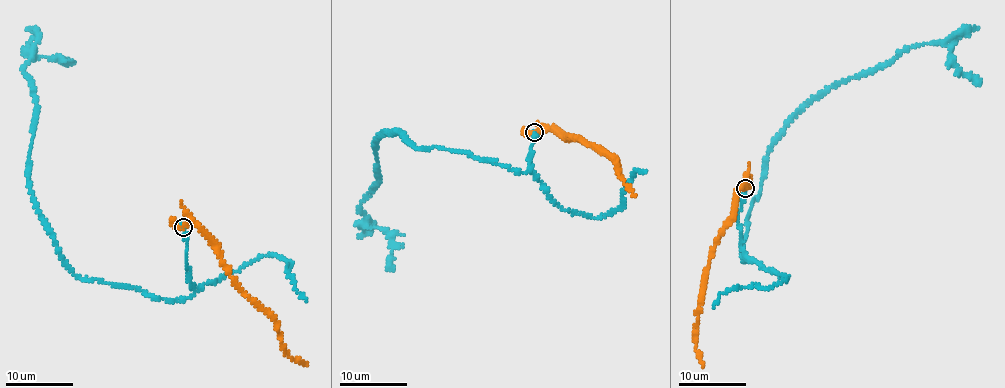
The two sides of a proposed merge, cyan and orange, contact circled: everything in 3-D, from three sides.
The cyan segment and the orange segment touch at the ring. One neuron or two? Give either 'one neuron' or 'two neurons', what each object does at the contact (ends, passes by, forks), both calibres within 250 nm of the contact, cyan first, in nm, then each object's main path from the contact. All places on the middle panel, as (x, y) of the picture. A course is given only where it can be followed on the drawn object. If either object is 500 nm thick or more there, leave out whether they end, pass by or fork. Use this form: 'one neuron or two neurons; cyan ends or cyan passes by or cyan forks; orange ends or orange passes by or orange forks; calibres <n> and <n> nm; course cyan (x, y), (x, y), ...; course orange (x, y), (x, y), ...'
two neurons; cyan ends; orange passes by; calibres 280 and 320 nm; course cyan (534, 132), (523, 174), (418, 148), (397, 130), (376, 138), (379, 183), (361, 213), (388, 236), (388, 269); course orange (534, 132), (550, 129), (563, 138), (580, 139), (598, 148), (616, 161), (617, 173), (634, 197)

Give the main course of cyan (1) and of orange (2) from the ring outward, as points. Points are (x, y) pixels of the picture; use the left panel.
1: (183, 227), (188, 298), (73, 273), (29, 189), (38, 107), (24, 71), (30, 52), (66, 59)
2: (183, 227), (190, 224), (198, 225), (232, 278), (276, 323), (282, 347), (291, 357), (306, 364)

